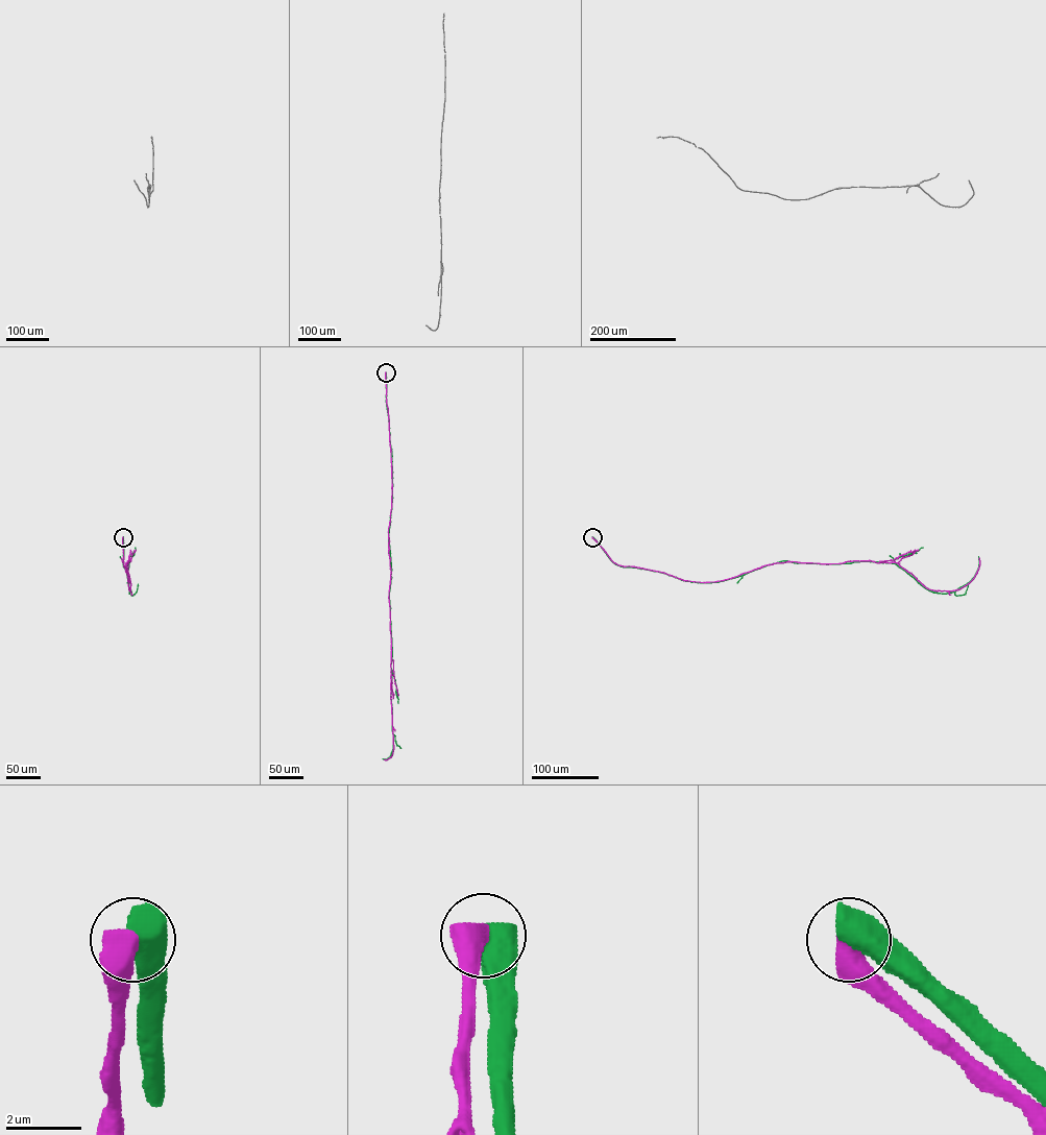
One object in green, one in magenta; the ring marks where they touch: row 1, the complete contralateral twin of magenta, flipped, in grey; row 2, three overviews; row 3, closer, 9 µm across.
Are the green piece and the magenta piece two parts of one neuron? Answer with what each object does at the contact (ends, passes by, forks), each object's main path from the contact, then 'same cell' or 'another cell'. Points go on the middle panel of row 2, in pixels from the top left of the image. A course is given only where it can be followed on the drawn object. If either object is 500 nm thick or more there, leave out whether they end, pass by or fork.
green via (386, 372), (392, 464), (389, 544), (393, 735), (390, 755), (383, 758) | magenta via (386, 372), (392, 484), (388, 537), (393, 747), (392, 755), (384, 758) | another cell

